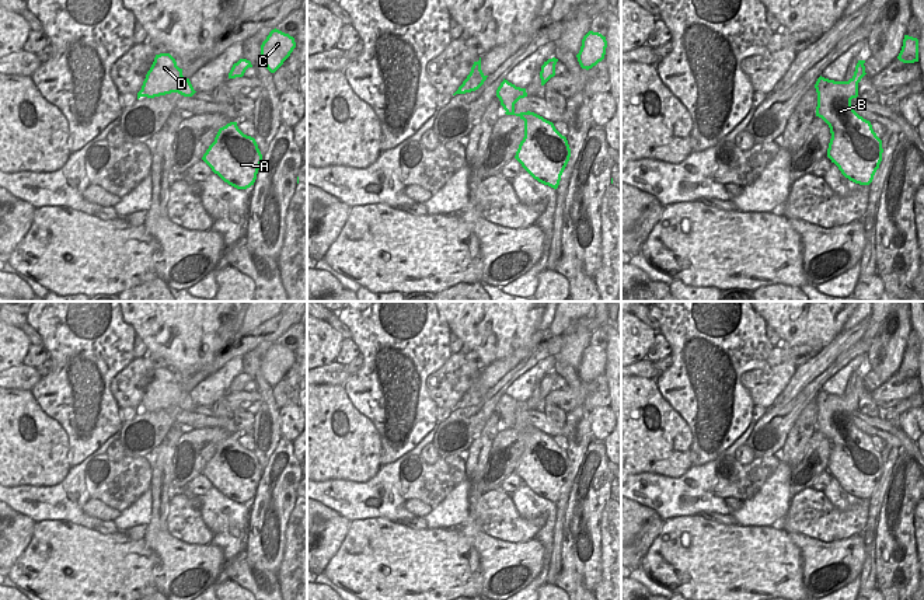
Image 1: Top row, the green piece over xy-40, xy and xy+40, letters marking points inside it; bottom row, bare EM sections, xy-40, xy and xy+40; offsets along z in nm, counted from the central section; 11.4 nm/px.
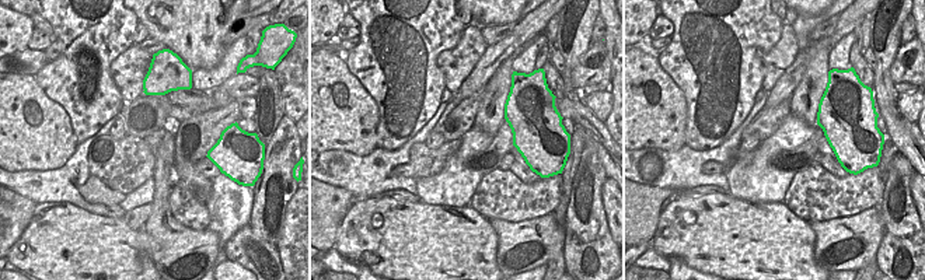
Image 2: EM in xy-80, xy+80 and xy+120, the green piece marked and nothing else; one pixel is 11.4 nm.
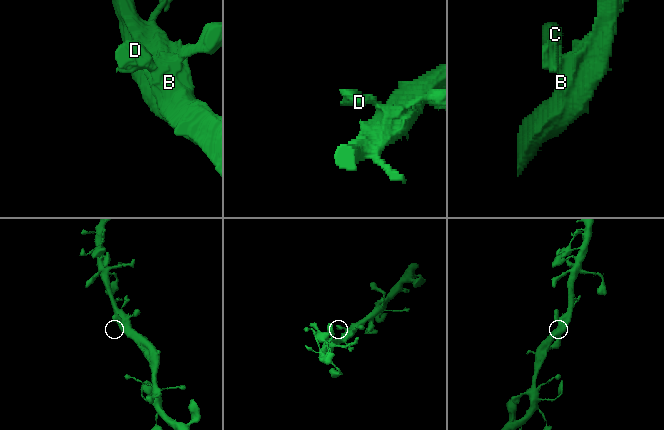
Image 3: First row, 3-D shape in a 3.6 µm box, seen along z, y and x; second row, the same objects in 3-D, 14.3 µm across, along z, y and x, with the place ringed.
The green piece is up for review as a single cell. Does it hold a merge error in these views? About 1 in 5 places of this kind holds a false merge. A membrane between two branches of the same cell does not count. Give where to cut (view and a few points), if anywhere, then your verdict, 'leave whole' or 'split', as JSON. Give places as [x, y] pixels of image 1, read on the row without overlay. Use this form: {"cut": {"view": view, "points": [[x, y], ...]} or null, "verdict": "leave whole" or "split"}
{"cut": null, "verdict": "leave whole"}

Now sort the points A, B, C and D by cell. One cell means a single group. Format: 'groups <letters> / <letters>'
groups A B C D

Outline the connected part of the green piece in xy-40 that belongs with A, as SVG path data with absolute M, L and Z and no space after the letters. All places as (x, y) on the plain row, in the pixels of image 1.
M230 436L219 443L202 474L229 499L247 503L257 493L262 468L255 453Z

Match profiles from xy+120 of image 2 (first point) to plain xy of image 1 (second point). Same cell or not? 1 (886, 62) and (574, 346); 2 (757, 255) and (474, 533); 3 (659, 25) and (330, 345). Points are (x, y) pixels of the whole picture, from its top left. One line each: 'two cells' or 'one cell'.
1: one cell
2: two cells
3: two cells

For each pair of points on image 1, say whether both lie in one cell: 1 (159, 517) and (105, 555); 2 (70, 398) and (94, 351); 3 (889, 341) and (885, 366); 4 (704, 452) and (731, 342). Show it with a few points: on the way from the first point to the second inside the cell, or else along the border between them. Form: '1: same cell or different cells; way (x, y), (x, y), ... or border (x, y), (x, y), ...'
1: different cells; border (143, 539), (157, 555), (160, 568)
2: same cell; way (77, 387), (84, 362)
3: same cell; way (888, 346), (885, 360)
4: same cell; way (704, 415), (704, 346), (700, 342)

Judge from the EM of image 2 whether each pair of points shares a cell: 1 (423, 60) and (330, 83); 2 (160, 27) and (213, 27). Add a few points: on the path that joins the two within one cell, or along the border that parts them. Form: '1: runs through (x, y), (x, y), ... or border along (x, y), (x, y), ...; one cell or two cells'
1: border along (341, 59), (374, 104); two cells
2: runs through (173, 27), (201, 27); one cell

